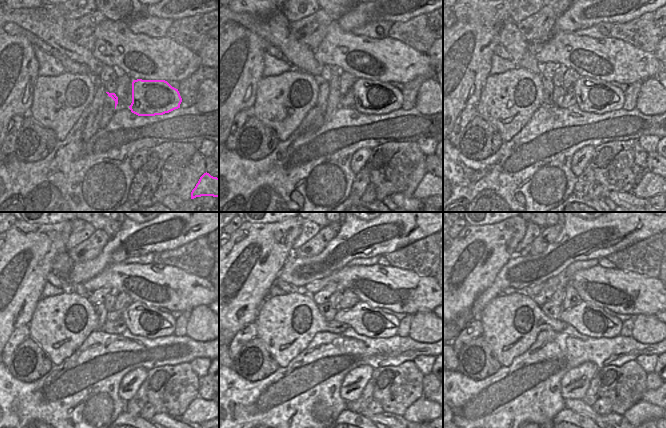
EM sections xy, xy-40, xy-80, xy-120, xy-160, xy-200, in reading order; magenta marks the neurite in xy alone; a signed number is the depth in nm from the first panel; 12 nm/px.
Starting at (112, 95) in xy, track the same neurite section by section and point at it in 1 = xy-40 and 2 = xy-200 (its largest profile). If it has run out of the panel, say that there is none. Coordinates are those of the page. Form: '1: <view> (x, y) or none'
1: xy-40 (335, 92)
2: xy-200 (588, 319)

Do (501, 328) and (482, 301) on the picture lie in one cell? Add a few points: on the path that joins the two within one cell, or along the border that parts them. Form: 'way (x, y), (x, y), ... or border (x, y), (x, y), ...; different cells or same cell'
border (502, 293), (494, 297), (486, 305), (478, 318); different cells

